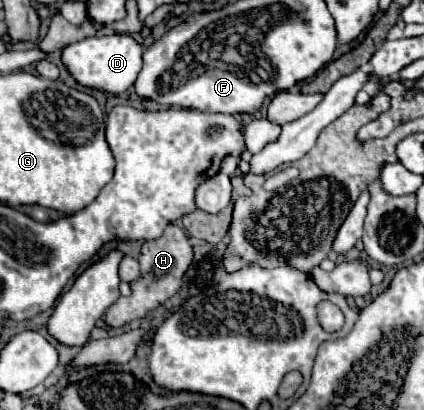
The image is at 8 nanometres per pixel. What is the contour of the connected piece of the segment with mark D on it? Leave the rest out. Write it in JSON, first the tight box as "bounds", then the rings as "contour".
{"bounds":[61,33,143,95],"contour":[[[115,33],[115,35],[103,35],[103,37],[89,37],[79,43],[73,43],[63,49],[61,59],[63,59],[65,67],[69,69],[69,75],[77,83],[119,95],[135,83],[135,79],[143,67],[141,55],[143,55],[141,43],[137,43],[131,35]]]}

